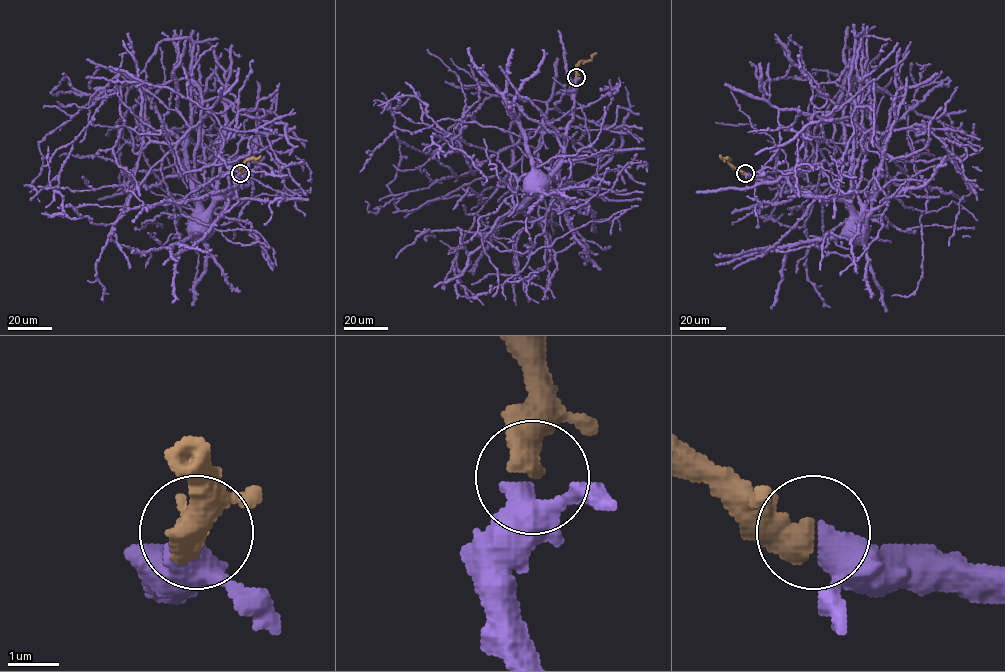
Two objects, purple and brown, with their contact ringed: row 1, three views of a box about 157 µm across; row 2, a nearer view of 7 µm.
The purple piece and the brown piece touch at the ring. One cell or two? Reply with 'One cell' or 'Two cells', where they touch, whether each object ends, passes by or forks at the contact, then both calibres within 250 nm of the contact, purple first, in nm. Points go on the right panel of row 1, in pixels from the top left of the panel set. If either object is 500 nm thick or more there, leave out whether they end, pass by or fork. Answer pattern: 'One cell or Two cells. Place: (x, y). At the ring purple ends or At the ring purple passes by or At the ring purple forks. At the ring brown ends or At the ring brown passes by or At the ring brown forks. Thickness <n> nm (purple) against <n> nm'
One cell. Place: (745, 173). Thickness 380 nm (purple) against 550 nm

